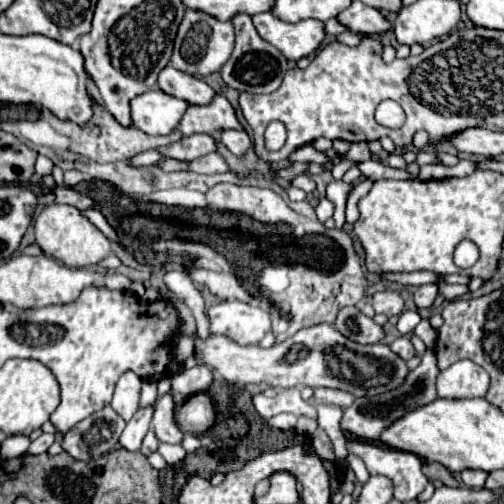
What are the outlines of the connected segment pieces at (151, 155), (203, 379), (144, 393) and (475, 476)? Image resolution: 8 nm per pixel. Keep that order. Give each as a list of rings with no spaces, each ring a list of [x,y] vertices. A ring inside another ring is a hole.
[[[147,150],[147,152],[141,152],[137,156],[133,156],[129,160],[129,166],[133,168],[143,168],[143,166],[151,166],[151,164],[157,164],[163,156],[157,152],[157,150]]]
[[[195,366],[189,370],[181,370],[175,374],[175,380],[171,380],[173,390],[183,394],[185,398],[207,390],[211,382],[213,382],[213,372],[207,366]]]
[[[142,380],[140,407],[153,406],[157,400],[157,380]]]
[[[463,470],[461,472],[461,480],[467,488],[475,488],[475,490],[481,490],[485,486],[485,480],[487,480],[487,472],[483,470]]]

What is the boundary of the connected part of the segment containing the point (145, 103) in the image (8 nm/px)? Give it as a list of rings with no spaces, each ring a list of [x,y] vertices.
[[[159,88],[131,100],[133,126],[149,136],[169,136],[181,122],[189,102]]]

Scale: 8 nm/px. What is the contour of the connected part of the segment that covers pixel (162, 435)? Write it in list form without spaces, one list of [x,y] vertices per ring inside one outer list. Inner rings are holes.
[[[167,392],[157,400],[151,420],[151,428],[157,434],[157,438],[167,444],[179,444],[183,438],[183,432],[177,428],[173,412],[175,412],[175,402],[173,396]]]

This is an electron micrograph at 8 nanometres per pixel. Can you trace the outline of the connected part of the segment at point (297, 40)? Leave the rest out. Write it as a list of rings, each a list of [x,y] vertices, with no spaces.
[[[271,12],[255,14],[253,24],[259,36],[271,42],[277,50],[281,50],[287,60],[299,60],[305,56],[313,56],[327,36],[323,22],[303,20],[297,24],[289,24],[289,22],[279,20]]]

